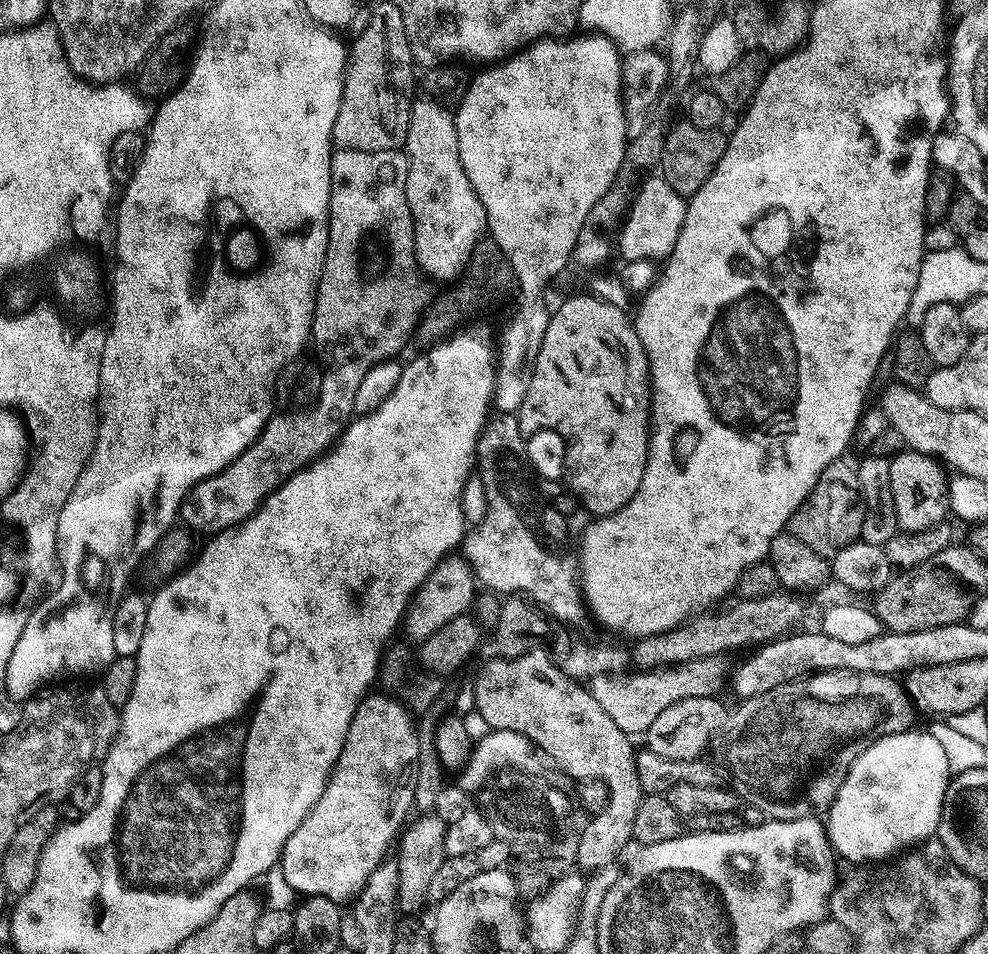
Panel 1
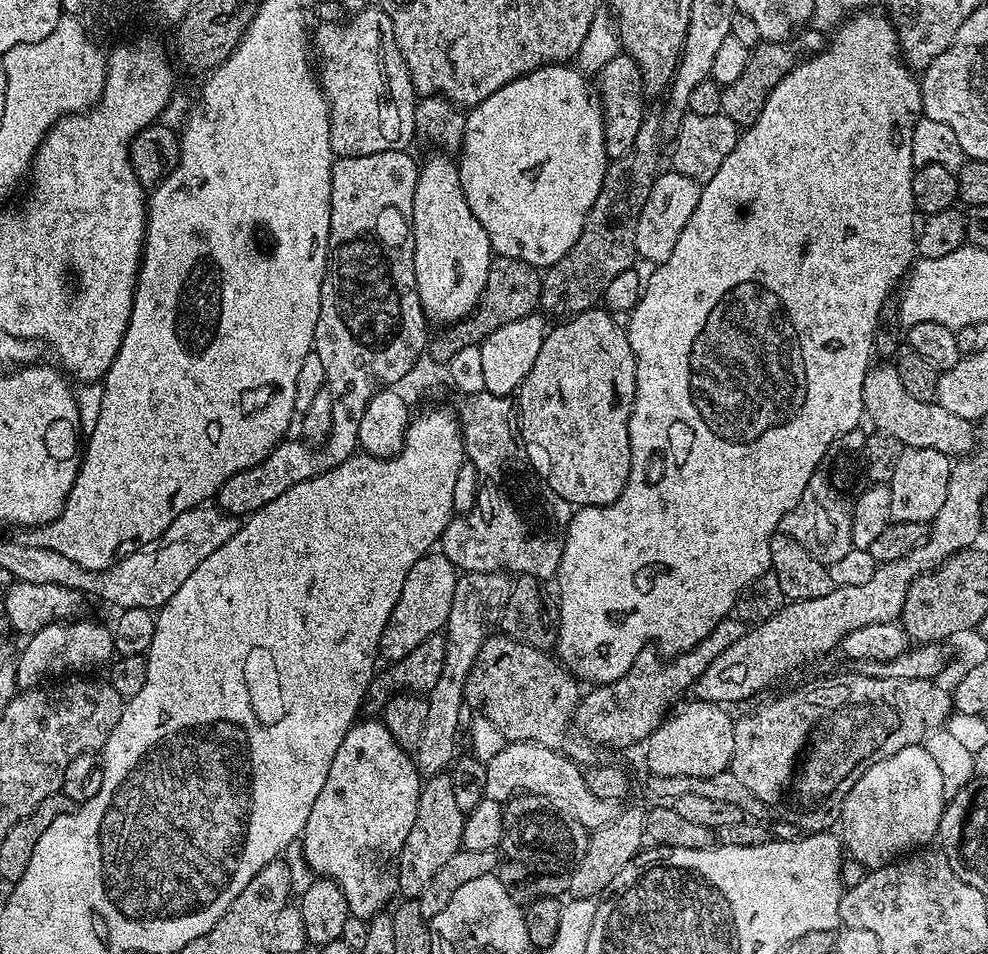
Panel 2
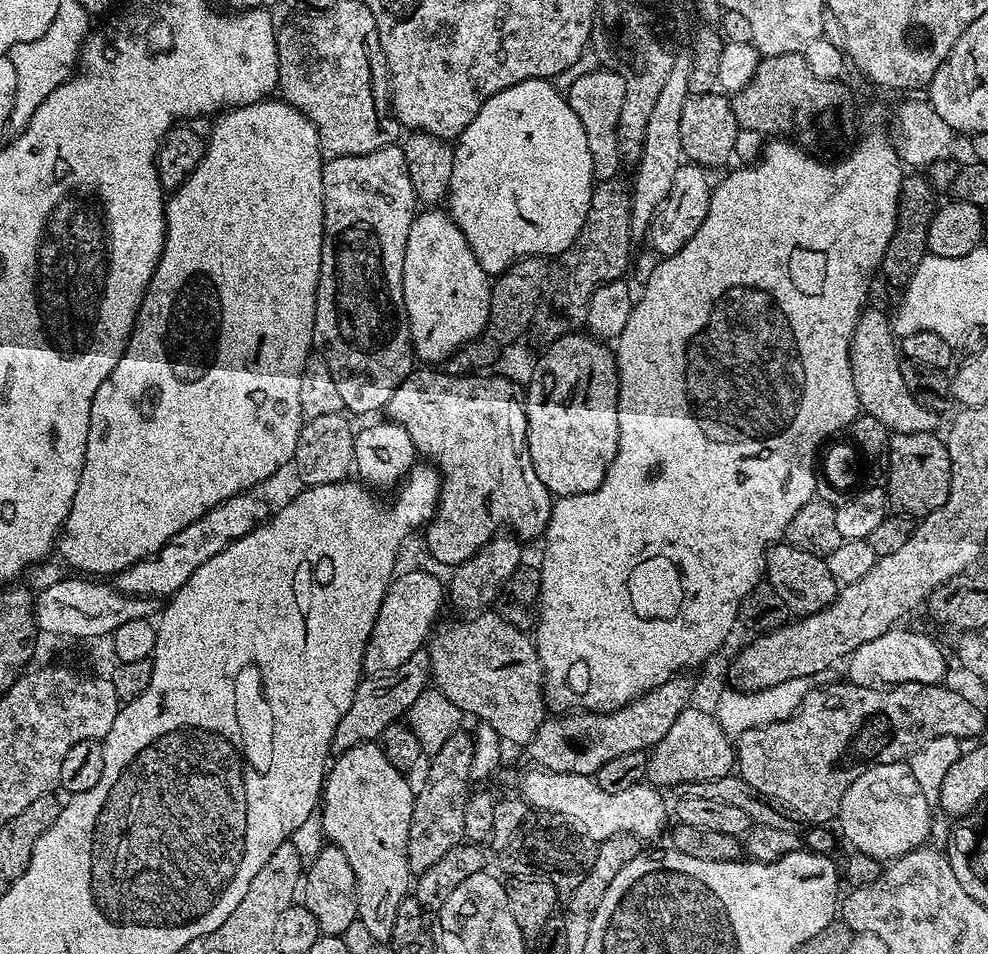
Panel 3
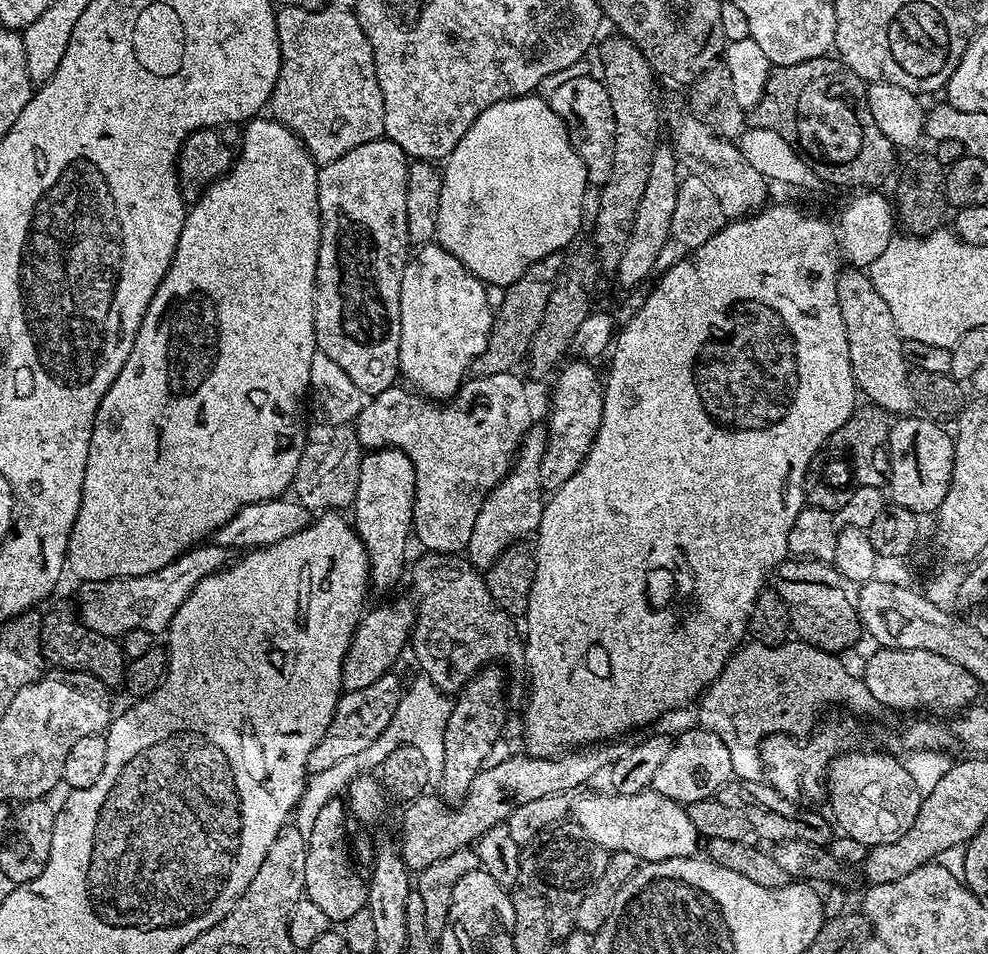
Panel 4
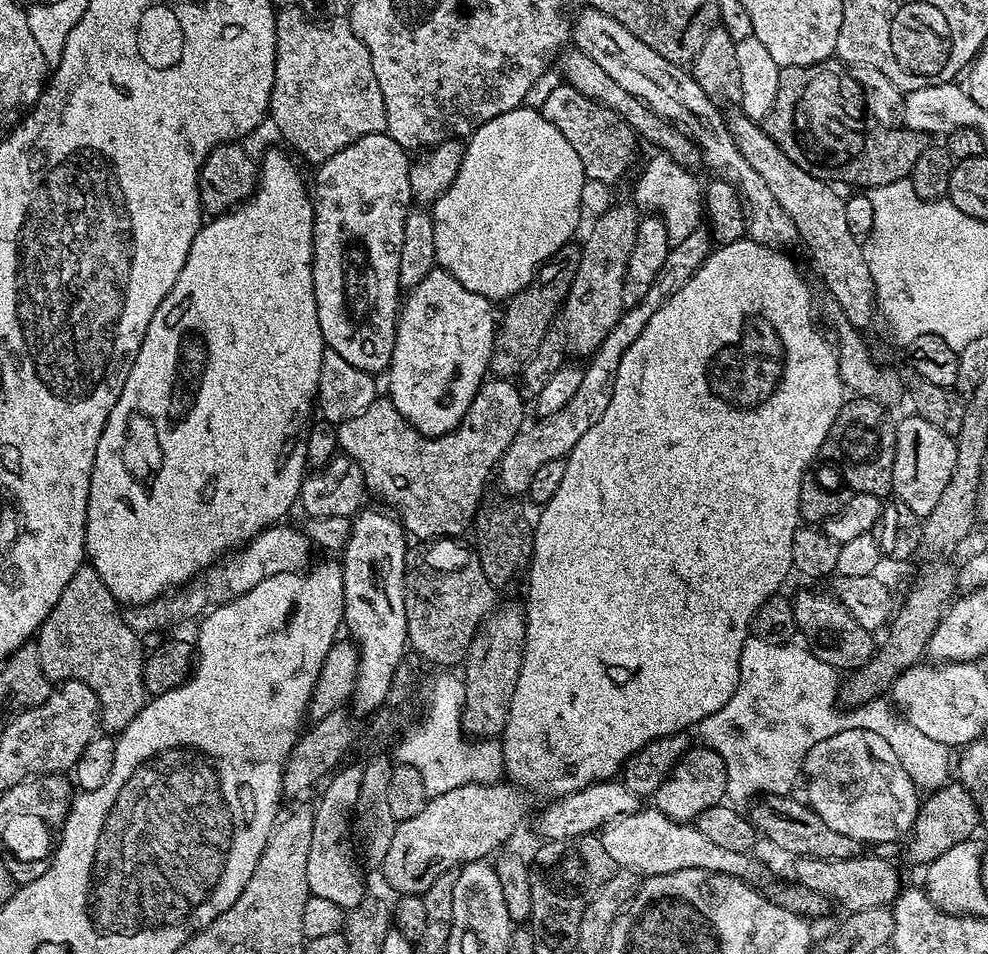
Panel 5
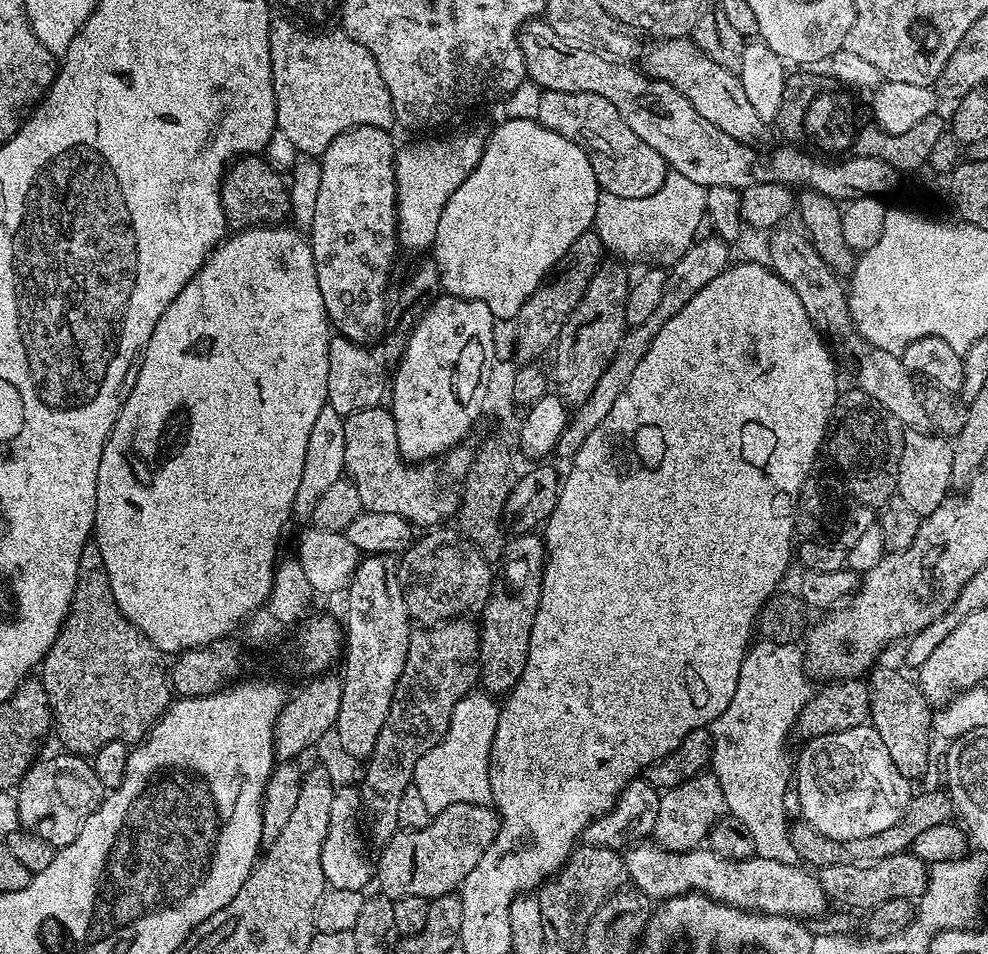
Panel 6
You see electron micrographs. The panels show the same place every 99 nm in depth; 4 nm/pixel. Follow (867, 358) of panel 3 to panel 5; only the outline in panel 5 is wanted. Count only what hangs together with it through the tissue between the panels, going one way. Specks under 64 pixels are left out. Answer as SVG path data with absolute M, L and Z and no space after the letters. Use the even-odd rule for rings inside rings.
M739 110L733 112L733 116L729 115L726 121L738 150L742 150L742 158L746 158L746 162L758 170L766 187L774 194L778 206L790 214L802 244L808 247L808 256L821 282L828 287L827 295L836 300L838 306L842 306L842 314L846 314L853 326L867 330L872 324L872 315L875 317L878 312L874 281L863 256L861 241L852 234L846 222L845 197L839 196L835 192L837 189L827 180L807 173L791 161L757 121Z

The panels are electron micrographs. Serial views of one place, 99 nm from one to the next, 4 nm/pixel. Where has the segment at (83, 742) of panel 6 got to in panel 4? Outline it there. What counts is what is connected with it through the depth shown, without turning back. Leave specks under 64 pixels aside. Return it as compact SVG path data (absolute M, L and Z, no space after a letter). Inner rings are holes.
M64 612L45 615L40 622L40 645L45 661L53 669L65 668L85 672L109 686L120 686L124 683L126 657L123 647L113 637L103 636L88 628L84 621L75 615L67 616Z

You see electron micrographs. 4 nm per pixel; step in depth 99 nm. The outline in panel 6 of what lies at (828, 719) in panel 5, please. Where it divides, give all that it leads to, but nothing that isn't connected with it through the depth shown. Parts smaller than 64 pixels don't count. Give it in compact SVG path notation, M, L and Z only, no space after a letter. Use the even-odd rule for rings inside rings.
M765 639L759 643L753 643L744 654L730 706L726 706L710 725L710 768L722 786L725 809L750 829L756 855L790 864L794 860L788 834L790 820L784 816L772 820L768 812L782 811L784 795L787 792L789 795L794 780L794 760L791 755L788 757L788 735L793 735L796 719L802 714L805 703L803 699L787 700L784 696L807 698L813 695L814 684L804 668L803 651L795 643L779 644ZM764 791L768 791L769 796L752 796ZM755 812L764 812L760 820L752 816Z

